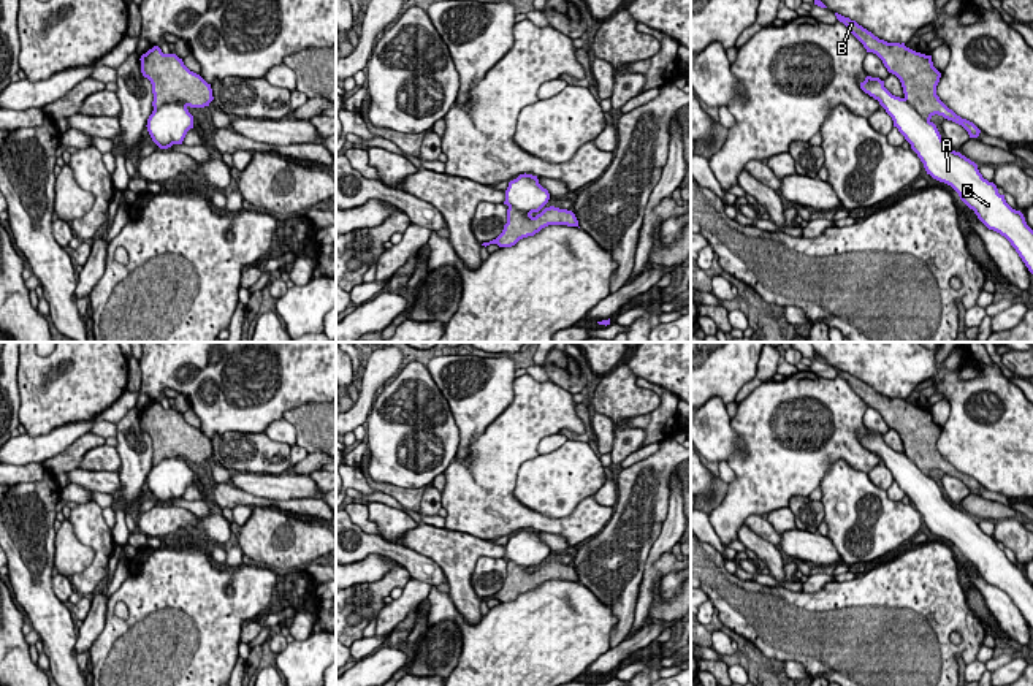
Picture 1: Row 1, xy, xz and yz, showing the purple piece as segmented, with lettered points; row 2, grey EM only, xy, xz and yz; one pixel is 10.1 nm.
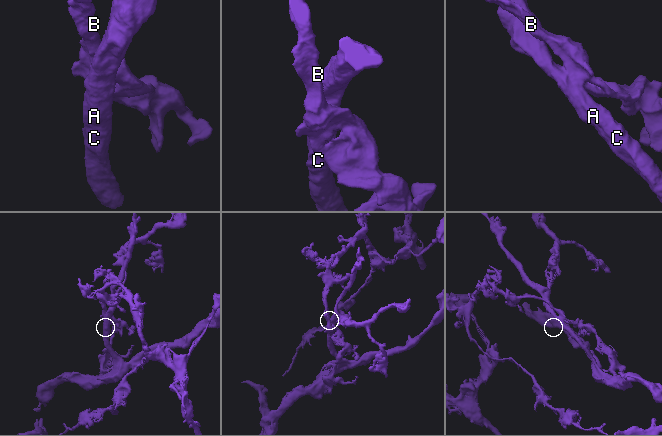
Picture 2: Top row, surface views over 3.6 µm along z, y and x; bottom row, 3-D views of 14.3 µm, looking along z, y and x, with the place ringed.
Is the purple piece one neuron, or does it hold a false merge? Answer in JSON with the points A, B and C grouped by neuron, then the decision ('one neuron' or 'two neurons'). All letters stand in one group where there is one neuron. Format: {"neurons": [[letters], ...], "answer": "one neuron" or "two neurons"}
{"neurons": [["A", "C"], ["B"]], "answer": "two neurons"}

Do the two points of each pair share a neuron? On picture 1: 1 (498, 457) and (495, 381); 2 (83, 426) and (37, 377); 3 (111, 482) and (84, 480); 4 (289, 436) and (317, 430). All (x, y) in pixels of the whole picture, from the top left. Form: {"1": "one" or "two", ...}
{"1": "two", "2": "two", "3": "one", "4": "two"}

